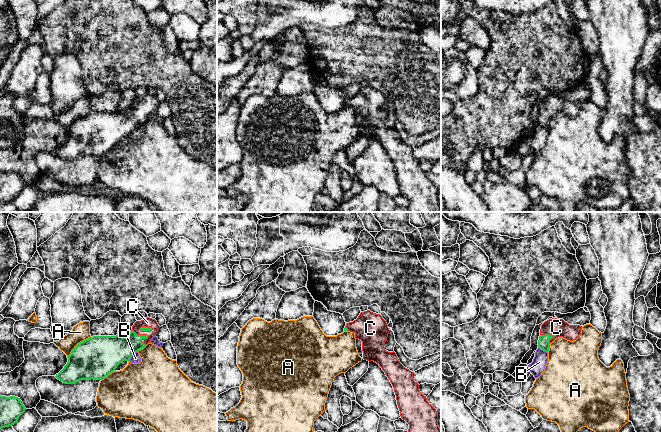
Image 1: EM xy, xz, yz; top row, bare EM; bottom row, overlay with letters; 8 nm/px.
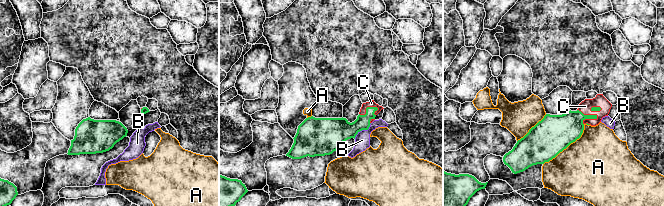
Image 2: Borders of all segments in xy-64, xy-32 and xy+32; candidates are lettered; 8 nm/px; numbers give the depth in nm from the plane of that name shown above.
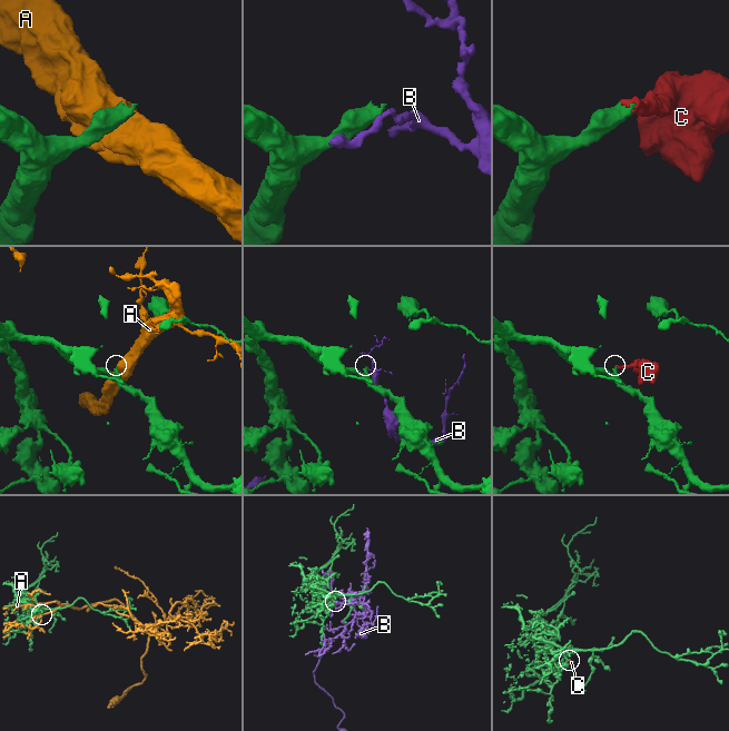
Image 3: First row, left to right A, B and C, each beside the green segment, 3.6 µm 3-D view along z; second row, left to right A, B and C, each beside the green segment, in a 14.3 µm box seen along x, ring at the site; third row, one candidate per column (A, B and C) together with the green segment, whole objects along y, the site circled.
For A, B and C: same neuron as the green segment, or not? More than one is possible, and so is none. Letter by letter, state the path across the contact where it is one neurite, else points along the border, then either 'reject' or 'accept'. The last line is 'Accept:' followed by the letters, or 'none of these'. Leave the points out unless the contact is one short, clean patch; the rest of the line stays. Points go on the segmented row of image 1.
A: reject
B: border xy (137, 351), (128, 360); reject
C: way xy (118, 348), (146, 335), (152, 329), (147, 322); accept
Accept: C

